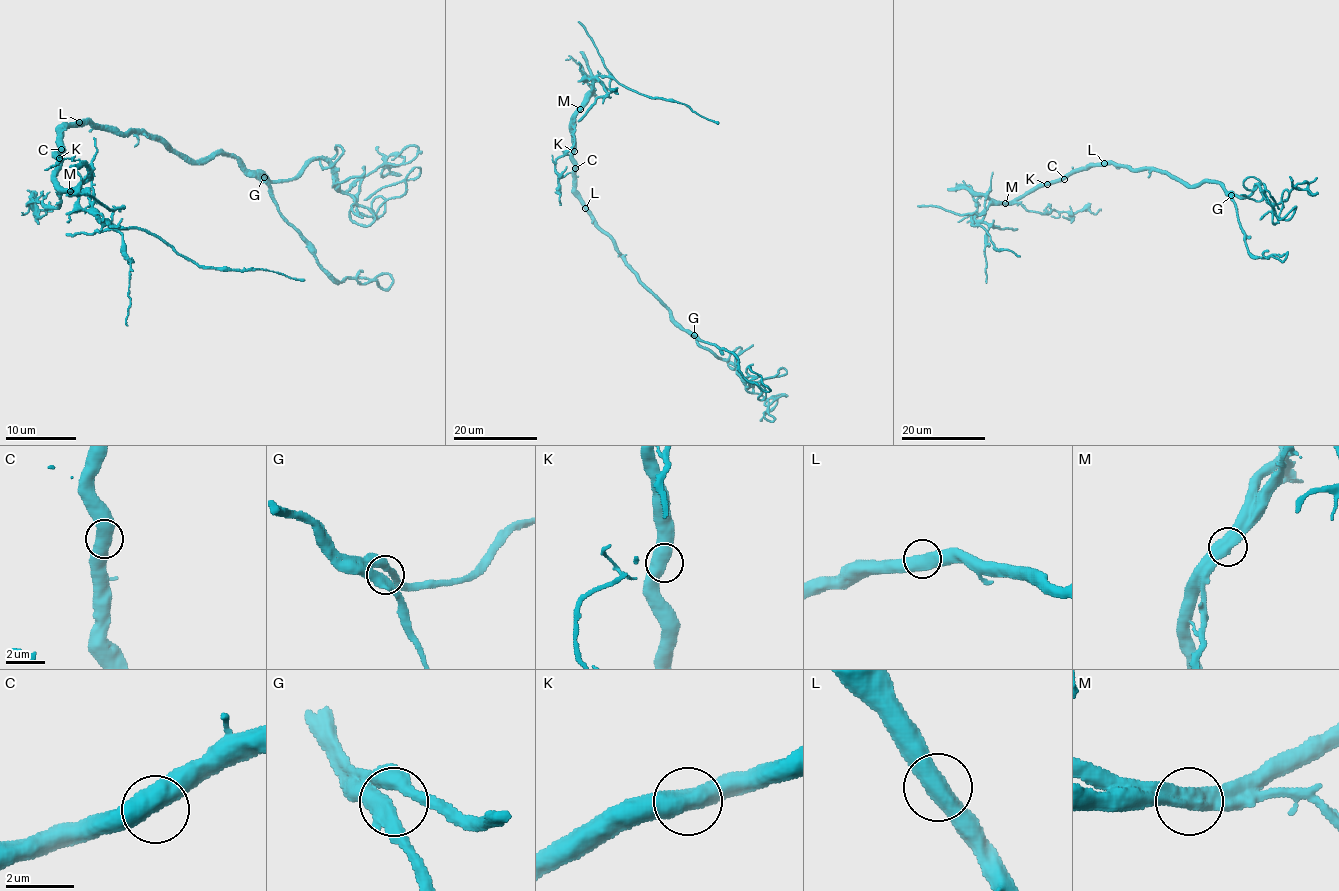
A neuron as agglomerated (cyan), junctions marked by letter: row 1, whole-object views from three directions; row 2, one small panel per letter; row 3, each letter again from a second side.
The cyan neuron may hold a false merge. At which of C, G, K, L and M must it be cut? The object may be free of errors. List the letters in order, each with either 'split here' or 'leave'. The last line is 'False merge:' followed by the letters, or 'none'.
C: leave
G: leave
K: leave
L: leave
M: split here
False merge: M

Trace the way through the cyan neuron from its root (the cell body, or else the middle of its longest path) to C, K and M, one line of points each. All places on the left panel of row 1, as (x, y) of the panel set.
C: (138, 133), (113, 133), (98, 126), (74, 124), (61, 133), (61, 149)
K: (138, 133), (113, 133), (98, 126), (74, 124), (61, 133), (59, 158)
M: (138, 133), (113, 133), (90, 124), (68, 126), (61, 133), (56, 181), (70, 191)

